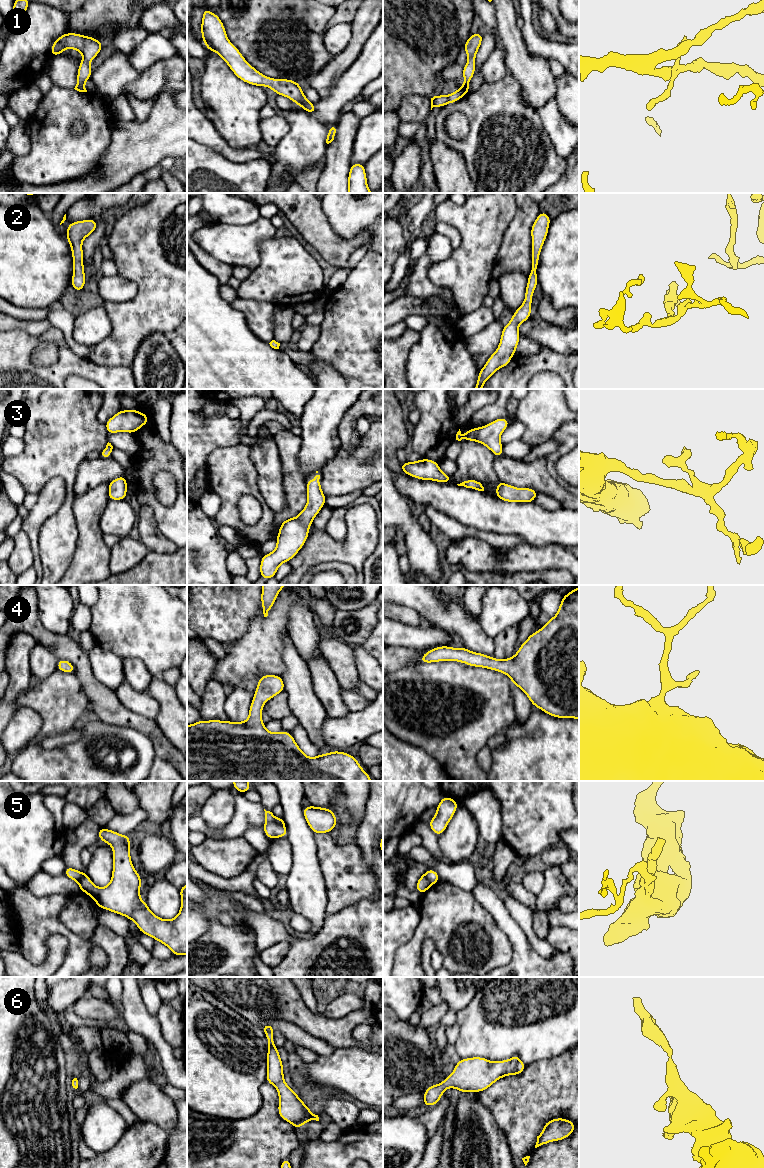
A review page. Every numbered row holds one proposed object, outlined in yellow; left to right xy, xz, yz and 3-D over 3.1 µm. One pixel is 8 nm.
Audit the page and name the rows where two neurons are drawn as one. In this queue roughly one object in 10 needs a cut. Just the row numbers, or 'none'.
5

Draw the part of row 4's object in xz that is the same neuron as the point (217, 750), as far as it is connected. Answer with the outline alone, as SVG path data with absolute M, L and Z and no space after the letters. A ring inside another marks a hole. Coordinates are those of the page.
M262 675L249 709L249 717L244 722L200 720L187 725L187 781L372 781L352 755L331 751L308 757L299 748L291 733L272 733L265 728L261 713L263 705L277 694L284 692L284 681L278 675Z

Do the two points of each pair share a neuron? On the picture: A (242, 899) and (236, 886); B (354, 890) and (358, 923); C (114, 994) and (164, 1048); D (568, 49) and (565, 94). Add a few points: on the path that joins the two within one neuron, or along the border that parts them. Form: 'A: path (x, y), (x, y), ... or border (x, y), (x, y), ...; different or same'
A: border (220, 890), (242, 891), (260, 900); different
B: border (372, 898), (360, 900), (334, 913); different
C: border (123, 987), (119, 1005); different
D: border (566, 72), (568, 74); different

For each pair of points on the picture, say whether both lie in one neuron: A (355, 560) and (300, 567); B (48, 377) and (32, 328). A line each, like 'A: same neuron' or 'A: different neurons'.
A: same neuron
B: different neurons

